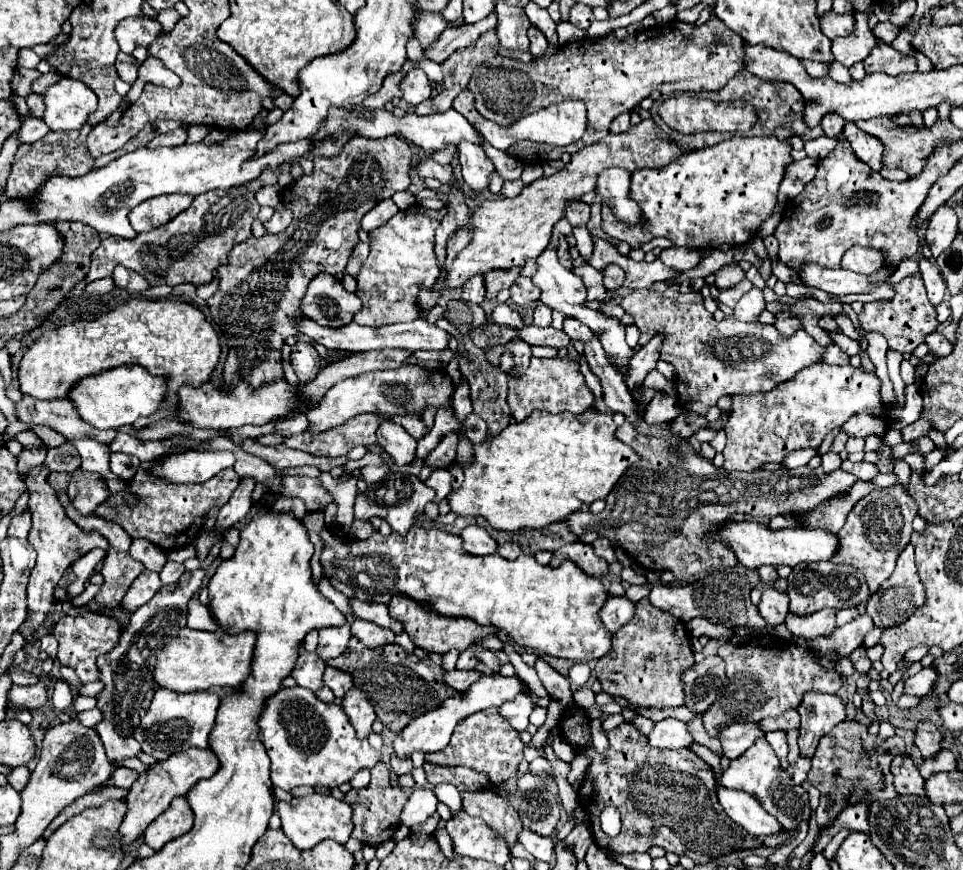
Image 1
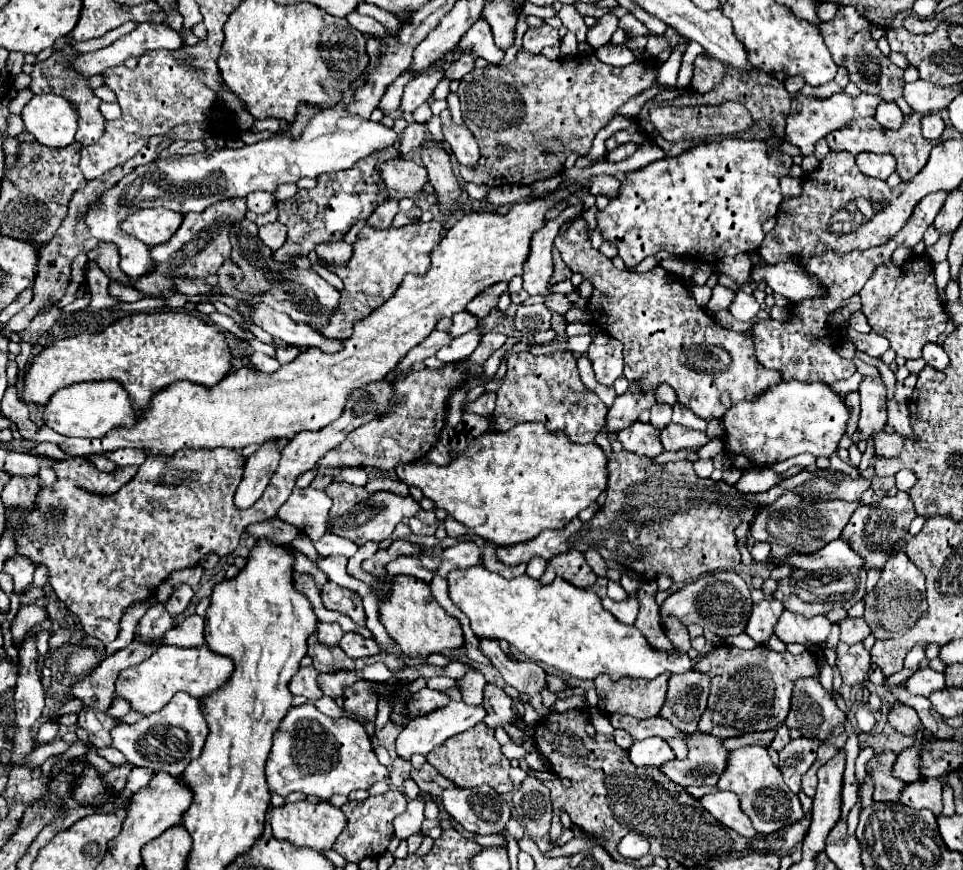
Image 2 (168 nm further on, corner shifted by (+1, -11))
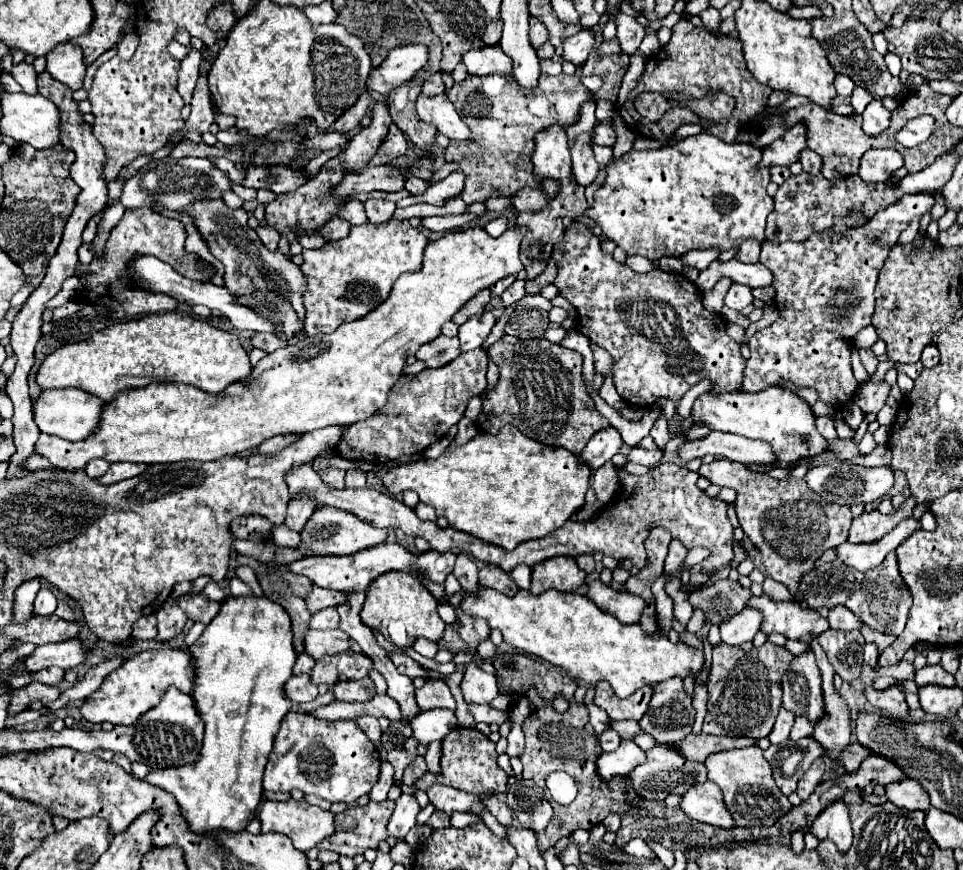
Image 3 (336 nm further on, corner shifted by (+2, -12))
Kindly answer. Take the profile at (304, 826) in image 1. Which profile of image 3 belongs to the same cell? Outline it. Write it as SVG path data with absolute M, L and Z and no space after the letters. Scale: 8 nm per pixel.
M293 798L283 800L283 802L263 802L259 808L259 820L261 820L261 832L281 832L291 838L293 846L297 850L311 850L315 848L323 838L331 836L335 832L335 814L331 810L321 810L319 806L311 806L307 802L297 802Z

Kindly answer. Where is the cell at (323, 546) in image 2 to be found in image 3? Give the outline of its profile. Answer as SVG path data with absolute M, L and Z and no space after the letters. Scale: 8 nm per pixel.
M285 524L275 526L275 528L271 530L271 534L273 534L273 542L275 542L277 546L291 546L291 548L299 548L301 534L299 534L299 532L289 530Z

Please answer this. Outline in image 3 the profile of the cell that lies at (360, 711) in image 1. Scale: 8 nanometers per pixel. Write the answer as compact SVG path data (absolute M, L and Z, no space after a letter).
M371 678L345 680L333 686L333 694L341 702L367 702L375 696L375 684Z

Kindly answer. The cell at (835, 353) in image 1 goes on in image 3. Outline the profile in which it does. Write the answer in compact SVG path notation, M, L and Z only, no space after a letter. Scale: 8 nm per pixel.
M907 194L897 204L877 212L869 224L855 228L849 236L839 236L833 232L813 234L811 240L805 242L769 242L761 244L761 262L773 272L773 288L777 290L775 304L779 308L779 320L771 326L755 332L749 338L751 358L747 360L743 388L745 392L763 390L775 386L779 382L793 382L797 386L815 388L823 402L829 402L837 408L843 408L851 402L853 392L857 390L857 380L851 370L851 340L853 336L871 322L871 314L875 308L875 284L877 274L893 248L899 240L899 234L919 216L931 212L935 198L931 194Z

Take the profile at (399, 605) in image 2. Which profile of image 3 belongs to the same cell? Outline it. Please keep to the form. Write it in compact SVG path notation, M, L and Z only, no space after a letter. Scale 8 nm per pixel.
M385 572L375 580L375 584L369 586L367 598L361 610L361 620L373 628L379 630L387 642L393 646L405 650L413 648L417 638L427 638L431 642L439 642L443 632L445 632L445 622L437 614L437 602L435 598L427 592L423 582L409 574L409 572Z

